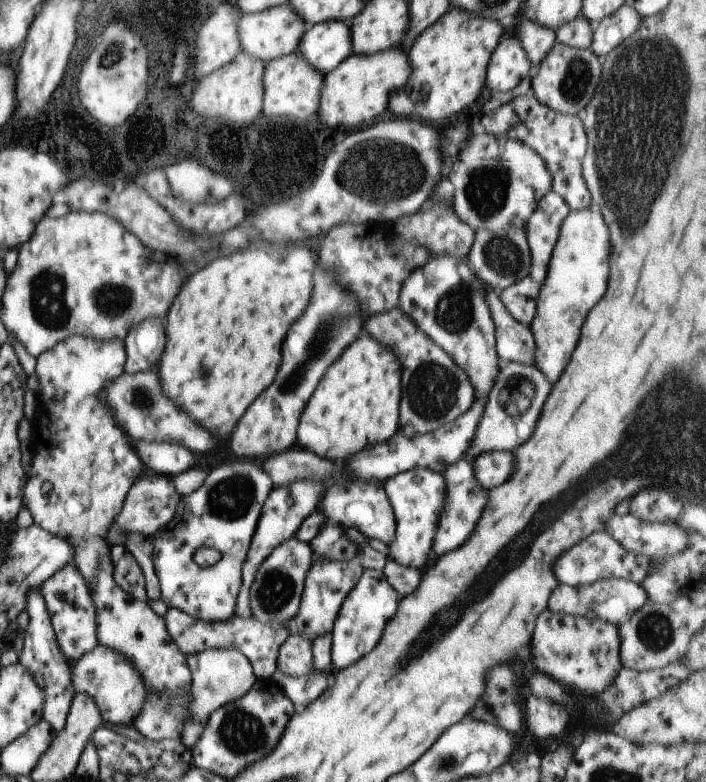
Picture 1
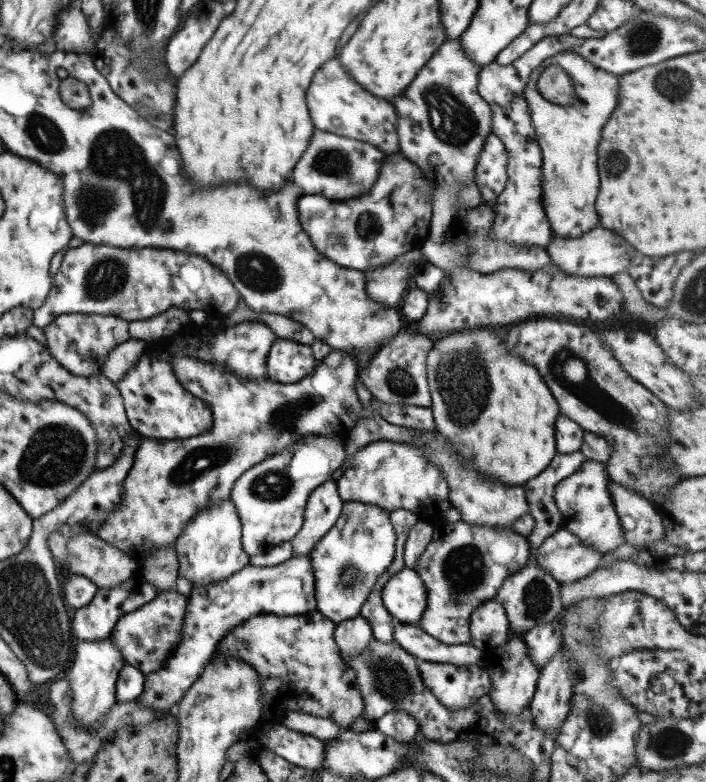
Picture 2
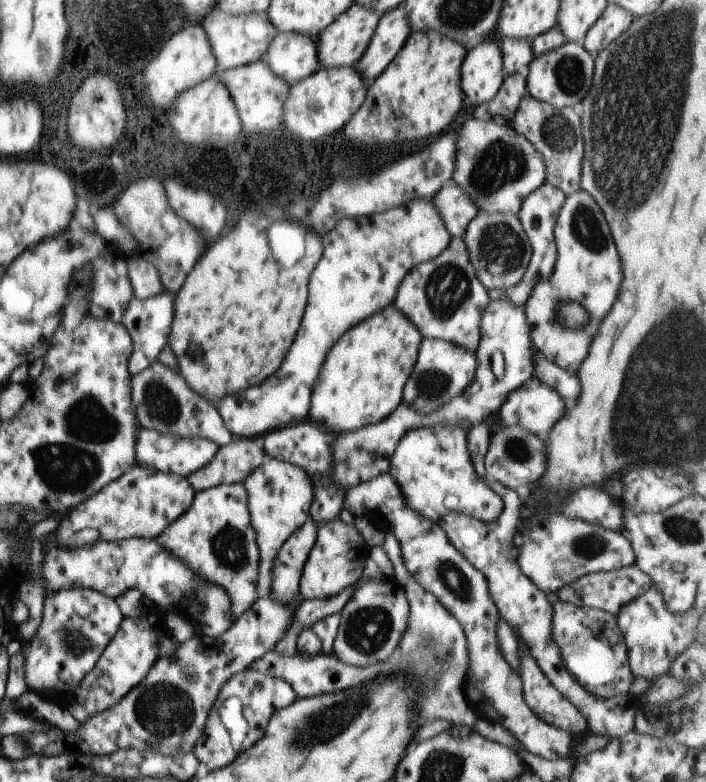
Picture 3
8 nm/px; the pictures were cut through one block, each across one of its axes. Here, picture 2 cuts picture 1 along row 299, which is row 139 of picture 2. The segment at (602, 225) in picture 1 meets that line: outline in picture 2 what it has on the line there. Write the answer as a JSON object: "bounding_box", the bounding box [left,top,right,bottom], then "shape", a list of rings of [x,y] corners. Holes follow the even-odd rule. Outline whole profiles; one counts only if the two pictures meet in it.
{"bounding_box":[524,52,620,237],"shape":[[[559,52],[539,64],[530,74],[528,85],[524,89],[524,97],[528,101],[528,113],[536,138],[542,151],[542,205],[552,234],[556,237],[581,237],[599,222],[594,208],[594,200],[598,196],[598,146],[604,124],[618,104],[618,86],[620,78],[594,66],[586,58],[574,52]]]}

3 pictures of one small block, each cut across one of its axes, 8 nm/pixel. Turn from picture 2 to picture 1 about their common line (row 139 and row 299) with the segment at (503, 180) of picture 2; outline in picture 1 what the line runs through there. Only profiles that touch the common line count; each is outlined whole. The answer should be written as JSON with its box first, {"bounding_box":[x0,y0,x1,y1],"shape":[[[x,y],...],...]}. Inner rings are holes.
{"bounding_box":[486,289,535,365],"shape":[[[496,289],[486,292],[490,314],[495,324],[496,350],[503,362],[534,365],[535,340],[529,325],[518,323],[500,300]]]}

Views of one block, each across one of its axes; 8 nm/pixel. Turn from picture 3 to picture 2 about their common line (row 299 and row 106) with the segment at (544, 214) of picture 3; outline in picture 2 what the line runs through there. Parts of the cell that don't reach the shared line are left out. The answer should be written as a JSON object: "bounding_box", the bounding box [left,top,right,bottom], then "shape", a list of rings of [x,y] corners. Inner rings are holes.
{"bounding_box":[490,95,553,248],"shape":[[[524,95],[514,97],[508,106],[492,105],[492,133],[496,134],[507,150],[507,183],[493,202],[495,226],[490,237],[516,247],[538,246],[546,248],[553,234],[542,205],[542,151],[536,131],[528,113],[528,101]]]}

